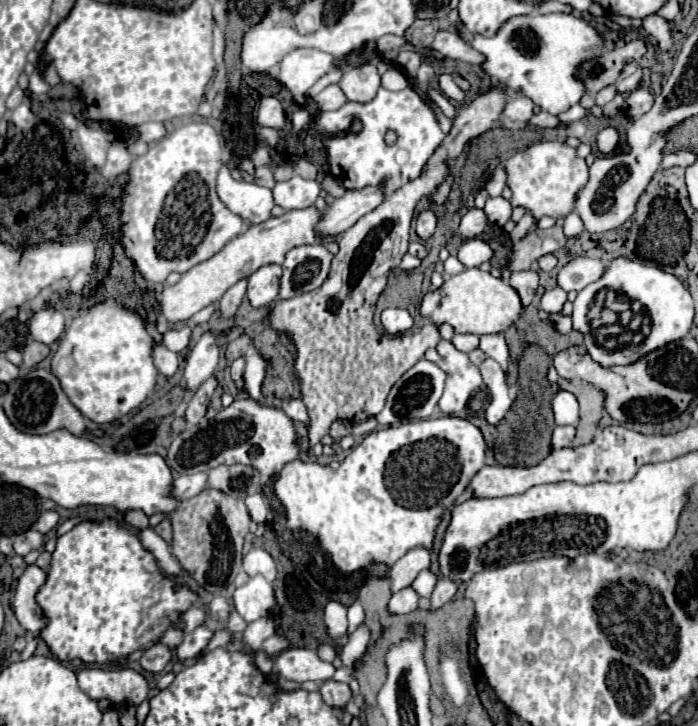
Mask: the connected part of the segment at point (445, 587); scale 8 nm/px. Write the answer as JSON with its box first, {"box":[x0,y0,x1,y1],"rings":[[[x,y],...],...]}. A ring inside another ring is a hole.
{"box":[430,579,456,611],"rings":[[[438,579],[432,595],[430,595],[430,611],[440,609],[444,603],[448,603],[456,593],[456,583],[450,579]]]}

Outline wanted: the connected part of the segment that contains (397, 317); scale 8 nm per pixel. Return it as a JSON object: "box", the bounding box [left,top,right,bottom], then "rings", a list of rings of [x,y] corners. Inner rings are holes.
{"box":[380,309,414,335],"rings":[[[384,309],[380,315],[380,323],[388,335],[406,333],[414,325],[412,315],[406,309]]]}

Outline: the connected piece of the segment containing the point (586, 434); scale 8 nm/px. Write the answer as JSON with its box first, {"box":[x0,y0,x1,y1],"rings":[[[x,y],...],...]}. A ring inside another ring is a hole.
{"box":[558,379,606,447],"rings":[[[560,379],[558,385],[570,393],[574,393],[578,403],[580,403],[580,423],[578,423],[574,447],[590,443],[594,439],[594,433],[598,431],[598,423],[600,423],[602,413],[604,413],[606,395],[602,393],[602,389],[598,389],[590,383],[576,385],[576,383],[570,383],[566,379]]]}

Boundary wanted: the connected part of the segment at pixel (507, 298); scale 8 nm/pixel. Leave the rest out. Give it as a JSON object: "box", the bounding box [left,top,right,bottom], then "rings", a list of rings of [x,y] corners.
{"box":[420,269,522,333],"rings":[[[468,269],[460,275],[448,277],[442,287],[428,291],[420,303],[420,315],[432,319],[434,325],[448,323],[454,327],[454,333],[500,333],[506,331],[520,315],[522,305],[518,293],[502,279],[492,277],[480,269]]]}

